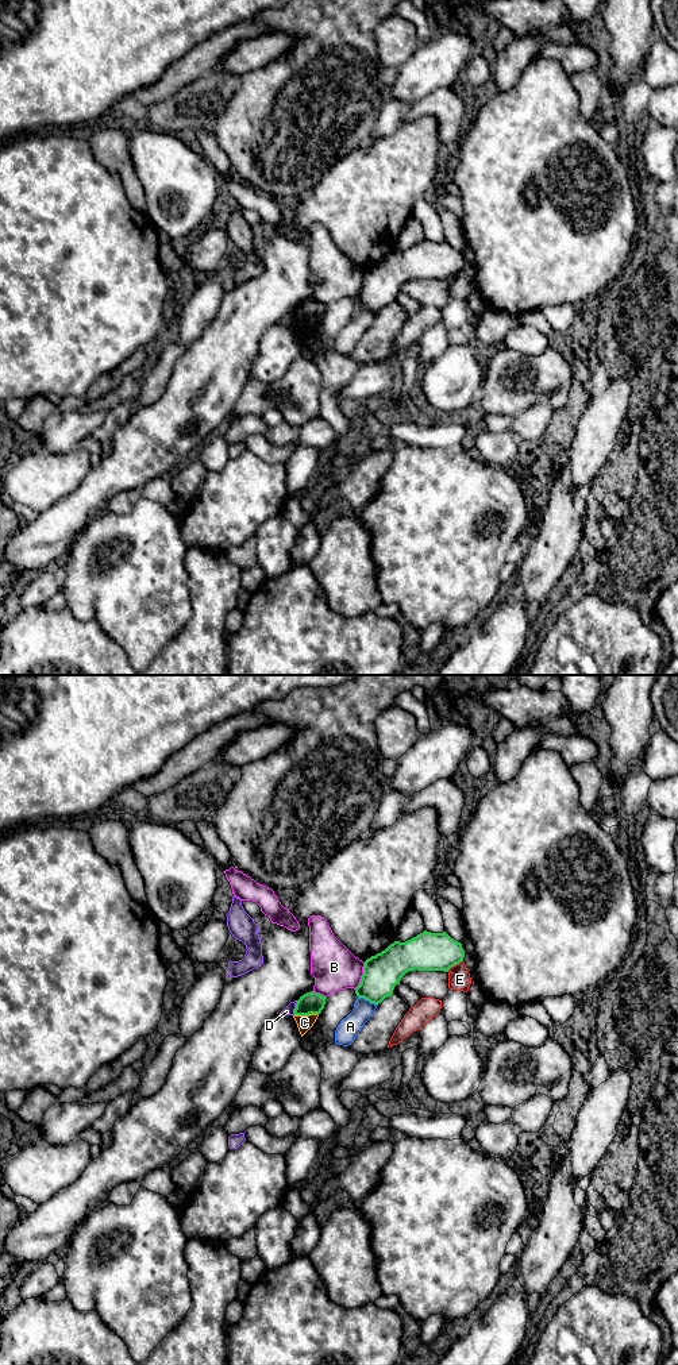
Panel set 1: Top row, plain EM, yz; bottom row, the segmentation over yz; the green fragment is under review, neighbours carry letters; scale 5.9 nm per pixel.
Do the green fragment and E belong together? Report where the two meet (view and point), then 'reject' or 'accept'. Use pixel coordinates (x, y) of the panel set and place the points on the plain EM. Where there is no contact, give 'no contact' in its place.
contact yz (454, 273); reject

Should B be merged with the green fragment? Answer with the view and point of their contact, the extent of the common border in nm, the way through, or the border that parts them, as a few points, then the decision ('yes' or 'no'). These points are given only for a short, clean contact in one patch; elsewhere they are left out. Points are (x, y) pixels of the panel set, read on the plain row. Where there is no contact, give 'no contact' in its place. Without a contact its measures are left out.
meets green in yz at (362, 285); contact 170 nm long; border along yz (365, 272), (361, 290), (354, 297); no

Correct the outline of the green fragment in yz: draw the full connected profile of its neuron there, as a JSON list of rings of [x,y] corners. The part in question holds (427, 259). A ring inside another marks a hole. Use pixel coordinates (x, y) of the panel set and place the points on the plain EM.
[[[424,239],[416,246],[394,250],[385,259],[365,270],[363,284],[355,297],[358,306],[378,313],[393,302],[394,294],[409,279],[444,279],[463,270],[462,252],[446,240]]]

